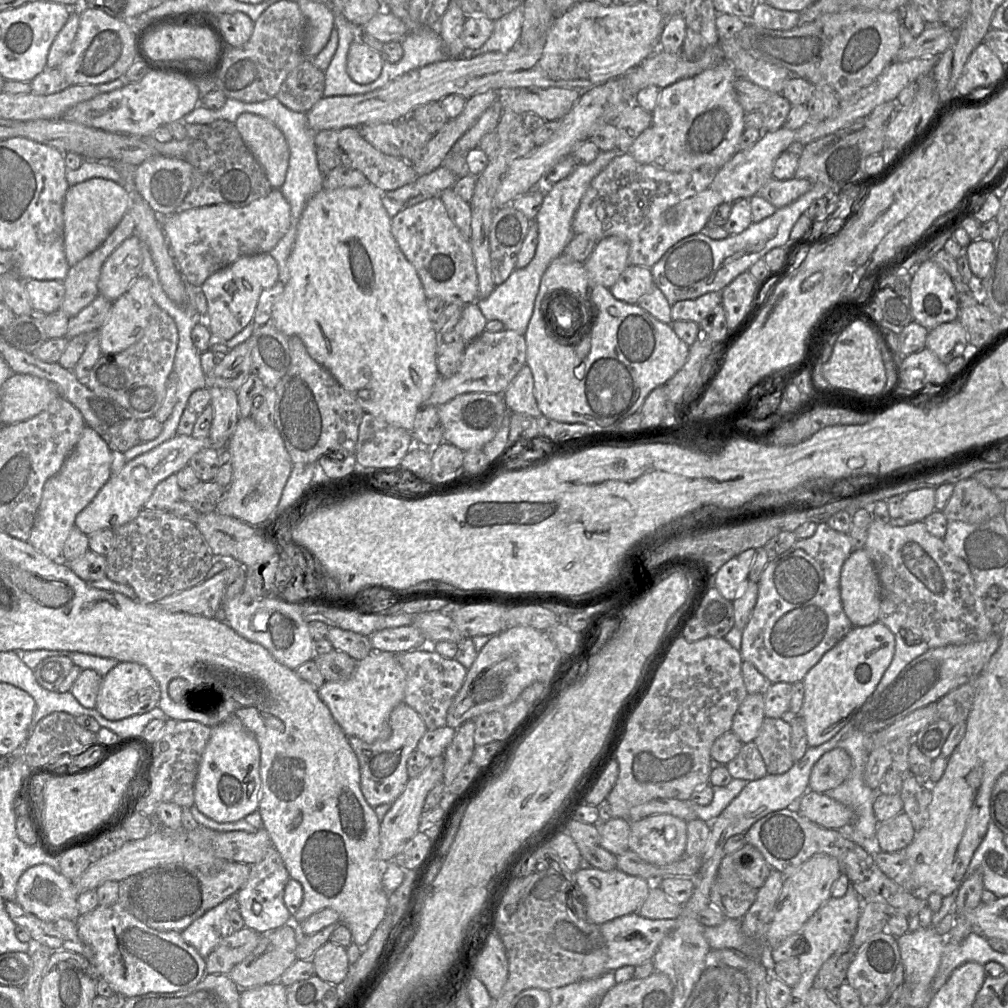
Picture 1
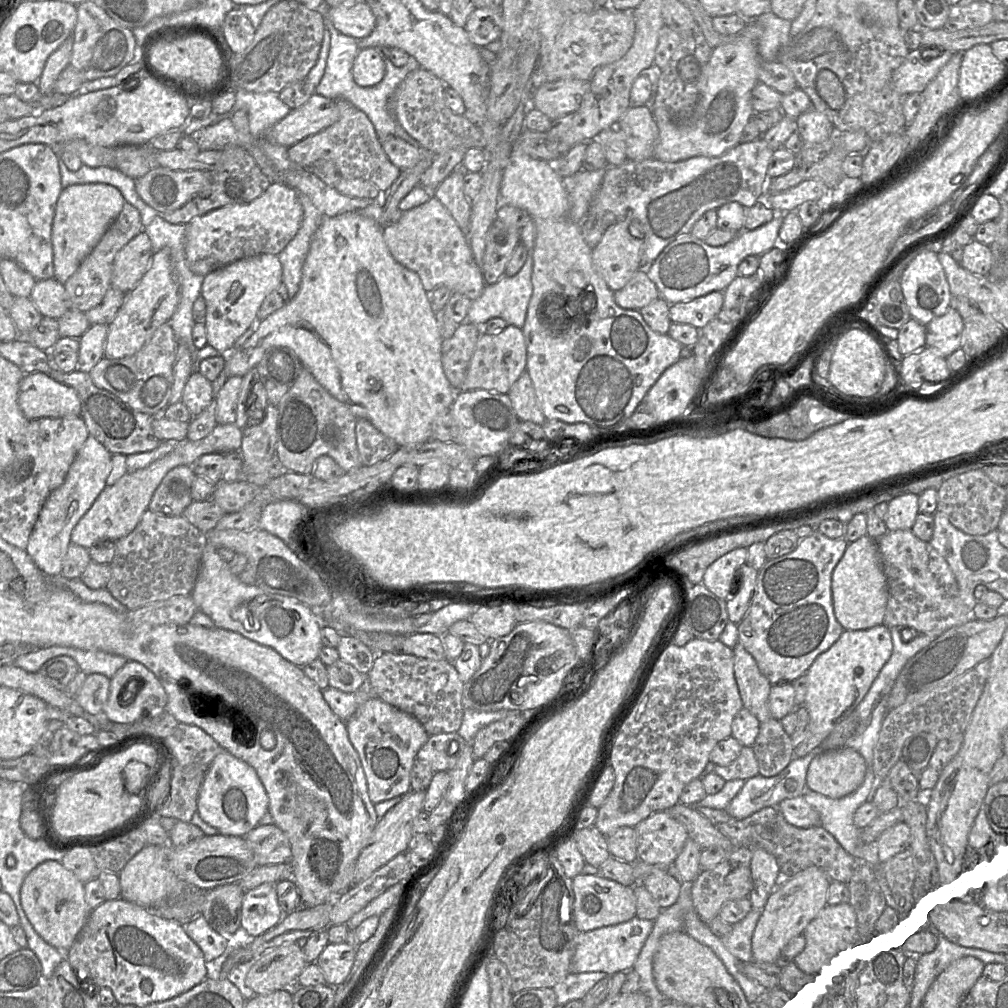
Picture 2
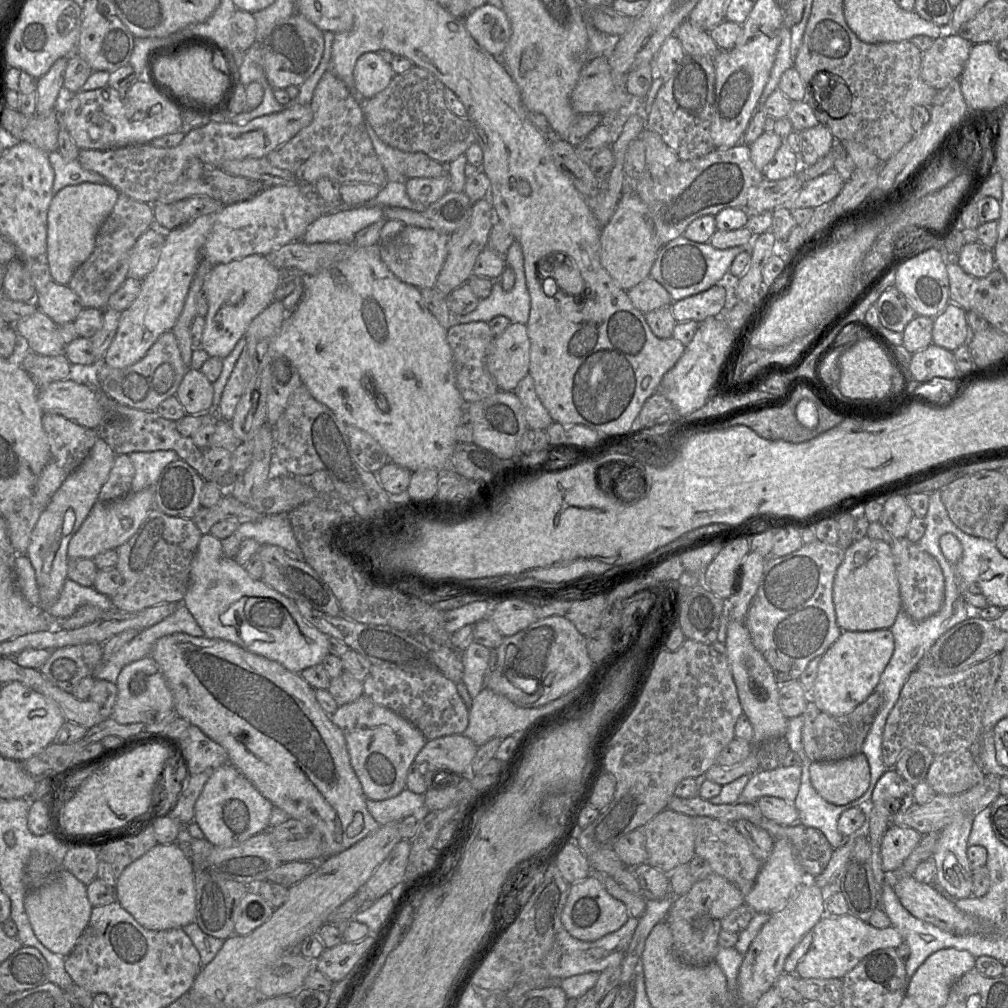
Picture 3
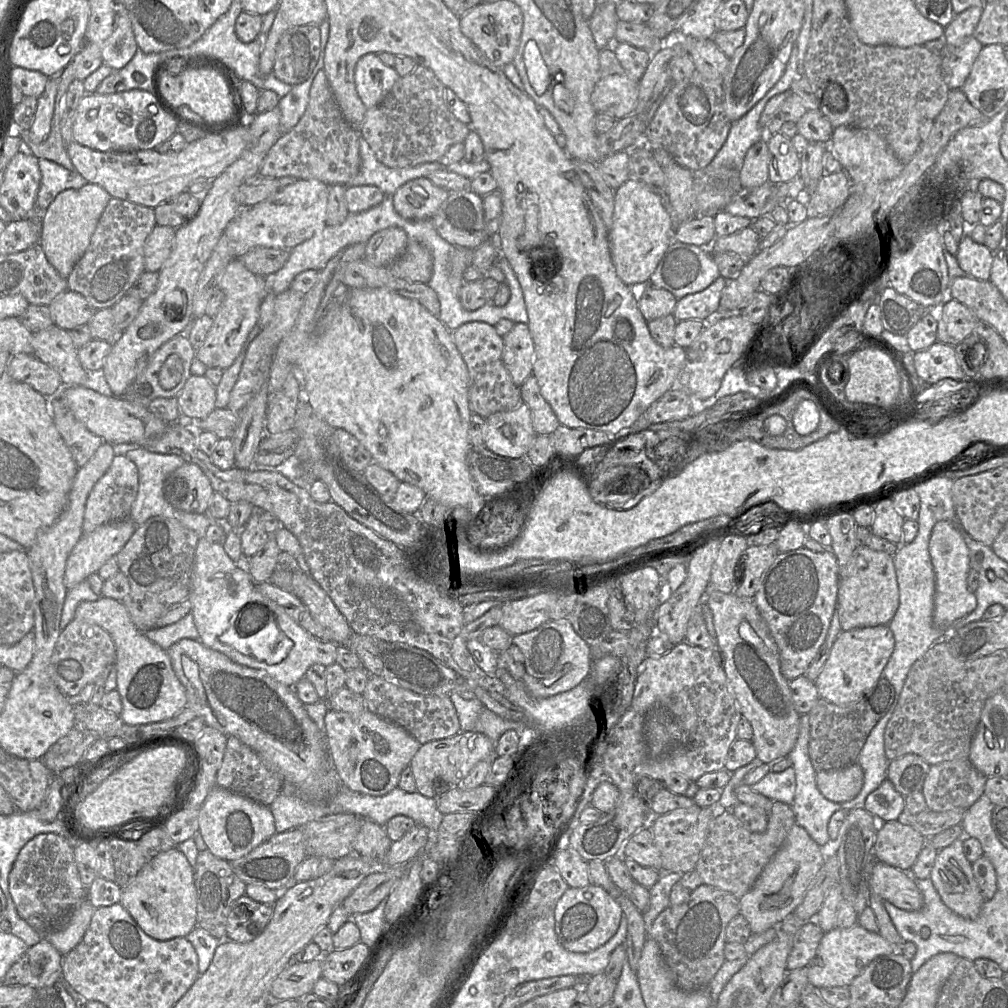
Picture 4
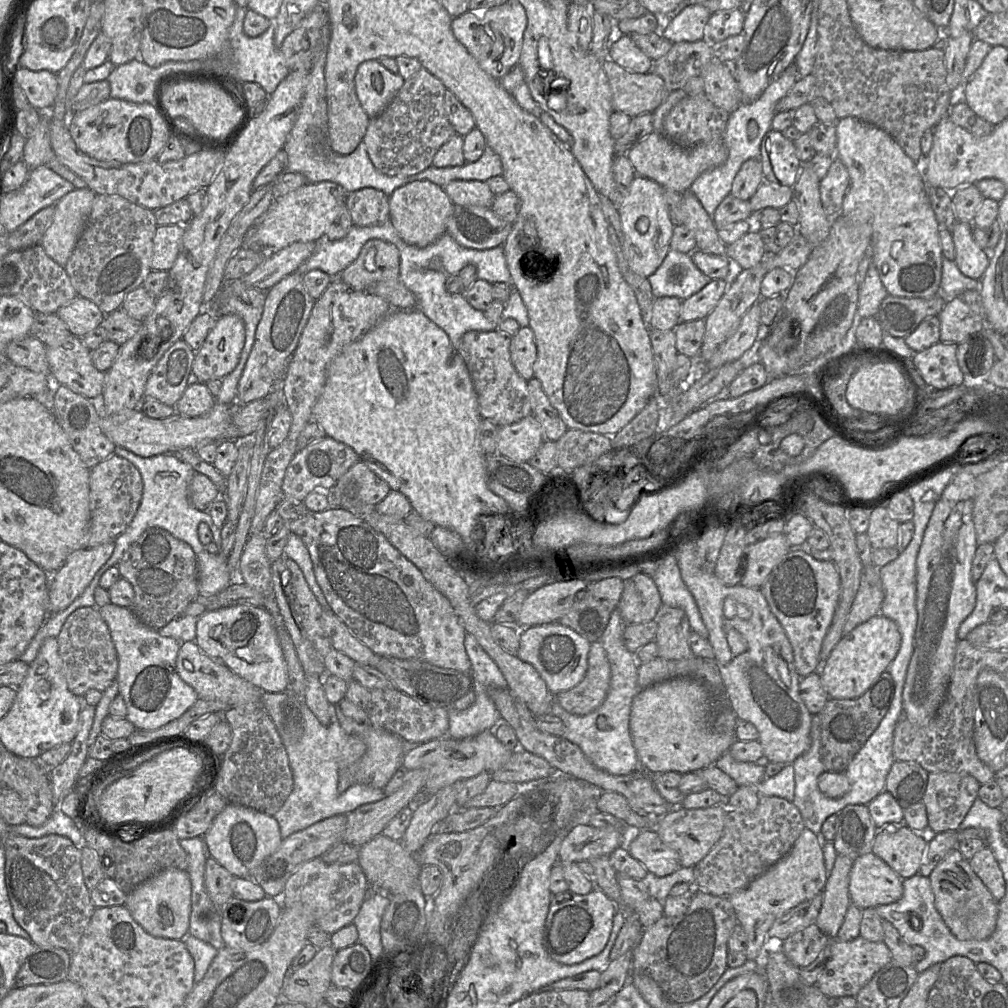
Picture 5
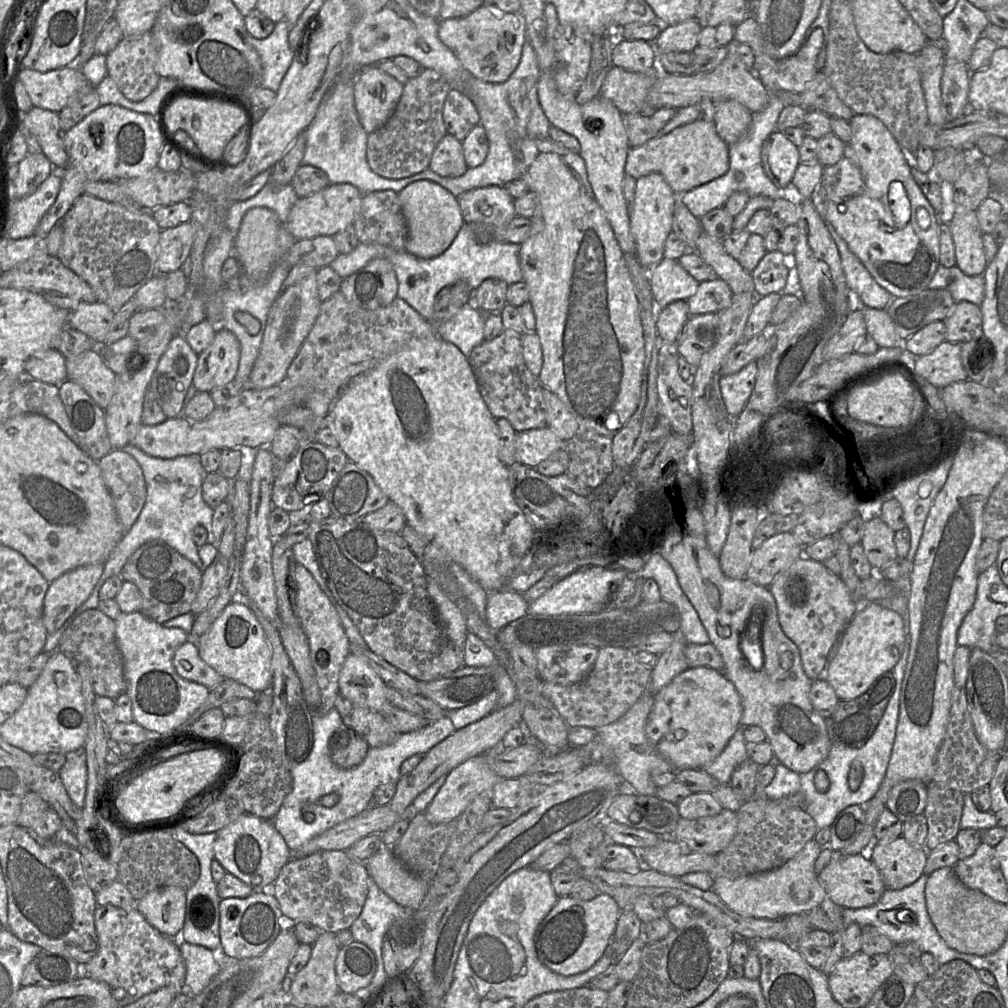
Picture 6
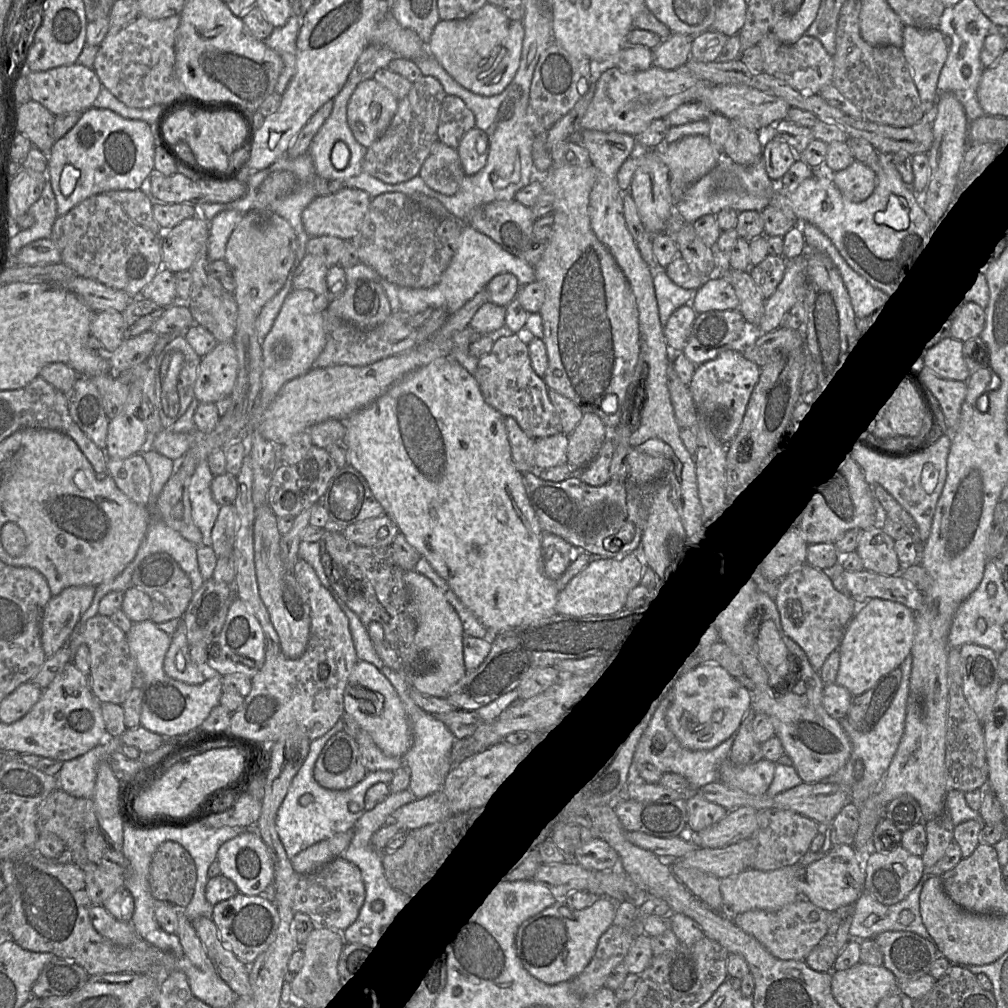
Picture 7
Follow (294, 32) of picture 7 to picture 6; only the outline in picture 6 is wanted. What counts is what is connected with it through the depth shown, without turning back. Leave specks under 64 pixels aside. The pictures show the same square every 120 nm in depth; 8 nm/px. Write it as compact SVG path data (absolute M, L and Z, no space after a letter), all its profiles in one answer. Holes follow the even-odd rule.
M281 20L275 23L272 33L265 39L256 39L249 34L249 43L258 53L263 67L261 87L275 93L294 58L288 42L290 29L291 25Z

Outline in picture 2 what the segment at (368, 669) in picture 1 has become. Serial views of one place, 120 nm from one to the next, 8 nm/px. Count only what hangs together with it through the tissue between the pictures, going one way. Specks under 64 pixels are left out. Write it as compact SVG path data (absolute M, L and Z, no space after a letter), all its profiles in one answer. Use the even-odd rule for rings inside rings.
M367 675L365 682L355 692L346 693L333 687L327 687L322 690L322 696L331 711L345 723L363 703L375 697L367 681Z

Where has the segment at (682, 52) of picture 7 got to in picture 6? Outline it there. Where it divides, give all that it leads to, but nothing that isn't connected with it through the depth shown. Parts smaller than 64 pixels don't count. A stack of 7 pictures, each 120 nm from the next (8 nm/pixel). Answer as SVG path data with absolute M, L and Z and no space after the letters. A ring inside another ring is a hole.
M691 18L660 31L652 43L659 53L692 52L698 45L701 26L696 18Z

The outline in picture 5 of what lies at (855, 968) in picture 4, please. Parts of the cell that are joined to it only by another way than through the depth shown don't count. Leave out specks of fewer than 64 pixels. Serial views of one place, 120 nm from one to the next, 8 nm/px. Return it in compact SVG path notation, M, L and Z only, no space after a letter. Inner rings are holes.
M861 936L851 941L831 939L831 957L815 986L829 998L854 996L891 960L891 951L884 941L871 942Z

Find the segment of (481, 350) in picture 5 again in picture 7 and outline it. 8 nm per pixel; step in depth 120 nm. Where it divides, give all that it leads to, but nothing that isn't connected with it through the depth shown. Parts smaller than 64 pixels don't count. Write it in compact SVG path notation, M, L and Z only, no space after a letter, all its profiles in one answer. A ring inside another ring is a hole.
M501 332L497 335L491 351L479 358L478 368L474 375L477 380L480 390L484 396L485 401L498 410L505 417L511 416L515 418L524 432L533 439L545 438L558 433L562 433L562 424L558 411L551 402L544 378L538 376L534 371L531 359L529 356L528 342L529 337L527 333L509 333Z

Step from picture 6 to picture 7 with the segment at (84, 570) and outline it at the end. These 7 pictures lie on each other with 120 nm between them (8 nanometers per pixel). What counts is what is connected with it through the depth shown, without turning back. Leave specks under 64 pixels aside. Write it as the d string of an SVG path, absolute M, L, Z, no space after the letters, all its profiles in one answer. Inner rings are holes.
M70 586L48 601L41 619L41 644L46 658L67 644L95 592L94 586Z

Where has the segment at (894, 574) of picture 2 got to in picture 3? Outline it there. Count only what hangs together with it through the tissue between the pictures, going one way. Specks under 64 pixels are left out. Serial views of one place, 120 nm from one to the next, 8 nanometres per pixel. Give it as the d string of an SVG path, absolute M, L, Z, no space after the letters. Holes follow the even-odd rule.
M907 537L893 538L891 550L899 582L901 608L915 621L938 613L944 603L945 579L937 559Z

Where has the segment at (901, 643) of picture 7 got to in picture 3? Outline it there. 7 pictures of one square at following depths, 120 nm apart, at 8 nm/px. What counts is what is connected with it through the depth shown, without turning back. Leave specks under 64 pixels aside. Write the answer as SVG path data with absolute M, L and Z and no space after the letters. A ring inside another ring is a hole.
M890 629L842 631L839 638L822 655L817 677L809 695L825 713L841 716L852 712L872 694L894 651Z

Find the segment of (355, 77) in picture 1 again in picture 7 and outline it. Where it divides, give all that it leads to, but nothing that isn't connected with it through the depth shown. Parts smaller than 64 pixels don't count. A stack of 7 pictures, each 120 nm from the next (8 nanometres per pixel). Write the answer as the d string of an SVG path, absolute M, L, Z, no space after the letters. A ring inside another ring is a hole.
M373 78L357 85L347 106L347 122L355 139L366 148L390 125L399 101Z

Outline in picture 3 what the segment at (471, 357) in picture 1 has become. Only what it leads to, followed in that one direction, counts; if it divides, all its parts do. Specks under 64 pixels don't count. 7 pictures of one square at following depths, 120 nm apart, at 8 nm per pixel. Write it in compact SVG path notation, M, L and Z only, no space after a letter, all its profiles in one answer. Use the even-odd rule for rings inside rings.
M511 323L499 336L495 336L486 357L486 367L499 390L514 391L521 379L529 373L530 340L525 324Z

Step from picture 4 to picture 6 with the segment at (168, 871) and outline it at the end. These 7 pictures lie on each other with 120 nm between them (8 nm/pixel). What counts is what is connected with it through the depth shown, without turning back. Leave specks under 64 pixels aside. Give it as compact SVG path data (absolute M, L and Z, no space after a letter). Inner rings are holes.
M160 887L136 901L136 908L145 920L164 936L173 938L183 928L186 891L182 888Z

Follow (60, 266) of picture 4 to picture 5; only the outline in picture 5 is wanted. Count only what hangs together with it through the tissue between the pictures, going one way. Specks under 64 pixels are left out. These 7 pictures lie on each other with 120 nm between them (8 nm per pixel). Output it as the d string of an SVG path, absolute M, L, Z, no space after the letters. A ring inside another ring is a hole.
M74 189L54 206L55 212L49 227L40 241L45 253L64 267L85 227L95 193L89 189Z

